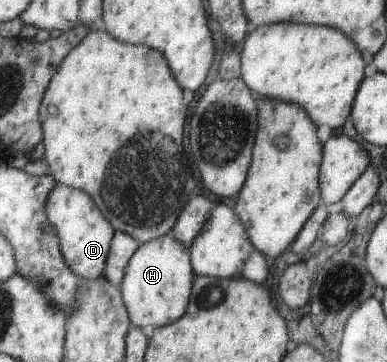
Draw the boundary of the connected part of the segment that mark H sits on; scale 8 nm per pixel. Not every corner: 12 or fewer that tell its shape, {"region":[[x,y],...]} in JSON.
{"region":[[170,233],[139,244],[118,285],[131,325],[185,313],[194,274]]}

